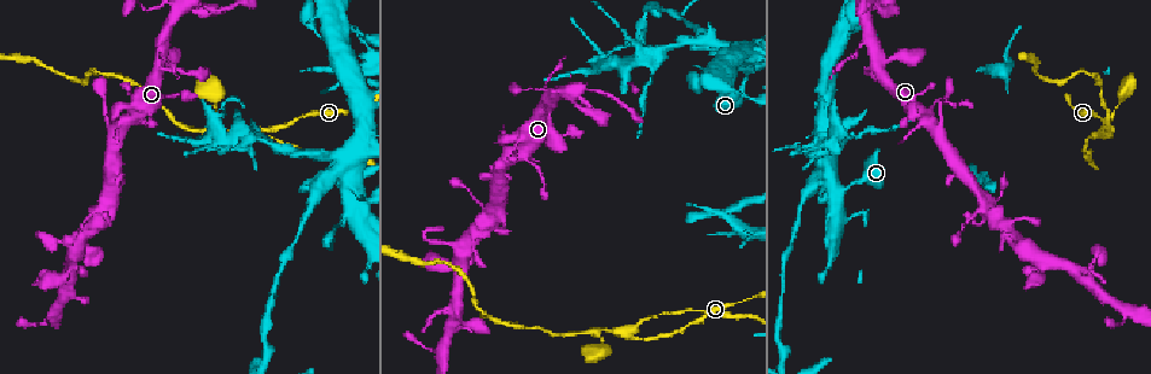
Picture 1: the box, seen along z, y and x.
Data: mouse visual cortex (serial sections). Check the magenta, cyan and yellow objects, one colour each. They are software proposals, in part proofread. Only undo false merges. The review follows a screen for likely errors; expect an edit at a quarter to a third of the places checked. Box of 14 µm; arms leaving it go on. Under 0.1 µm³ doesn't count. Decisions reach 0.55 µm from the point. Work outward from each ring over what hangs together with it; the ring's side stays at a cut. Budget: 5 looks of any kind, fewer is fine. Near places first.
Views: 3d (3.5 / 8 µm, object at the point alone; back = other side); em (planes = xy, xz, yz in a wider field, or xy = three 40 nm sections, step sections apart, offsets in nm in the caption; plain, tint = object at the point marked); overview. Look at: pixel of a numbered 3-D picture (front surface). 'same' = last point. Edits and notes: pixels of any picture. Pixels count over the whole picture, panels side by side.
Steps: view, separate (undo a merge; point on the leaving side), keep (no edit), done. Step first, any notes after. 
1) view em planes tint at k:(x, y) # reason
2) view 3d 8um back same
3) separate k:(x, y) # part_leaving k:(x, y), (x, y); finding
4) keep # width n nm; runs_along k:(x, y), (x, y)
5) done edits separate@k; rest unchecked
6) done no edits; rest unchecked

view 3d 3.5um at 1:(852, 185)

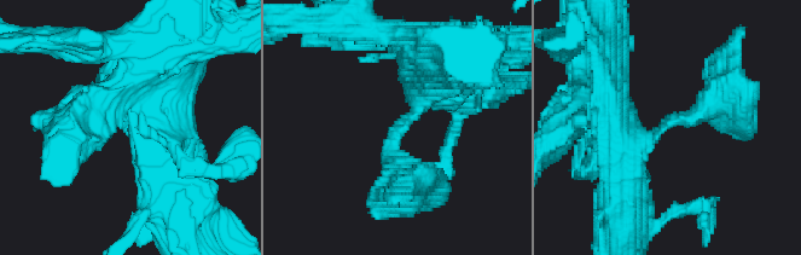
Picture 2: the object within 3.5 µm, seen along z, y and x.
view em planes tint at 2:(662, 130) # arms 3; arm_widths 400, 600, 600 nm

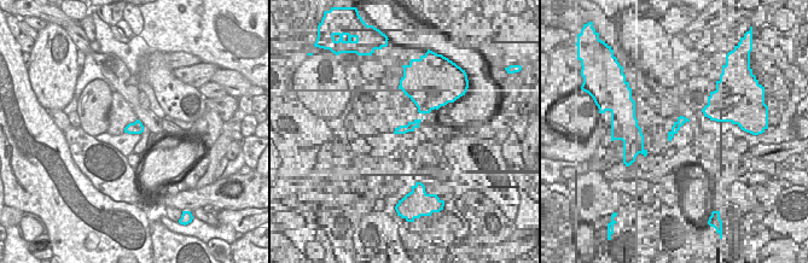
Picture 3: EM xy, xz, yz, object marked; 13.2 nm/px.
keep # runs_along 2:(402, 181), (392, 138), (429, 70); all the same cell

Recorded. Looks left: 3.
view 3d 3.5um at 1:(360, 35) # narrows sharply

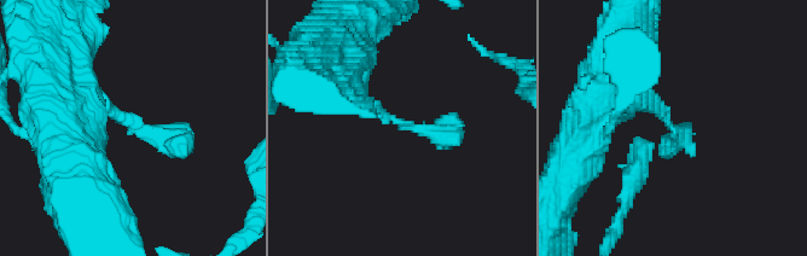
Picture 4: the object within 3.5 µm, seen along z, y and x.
view em planes tint at 4:(395, 121) # arm_widths 250, 350 nm

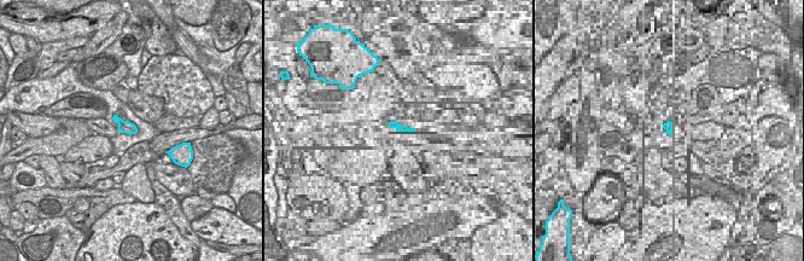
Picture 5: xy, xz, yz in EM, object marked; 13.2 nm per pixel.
view em xy step 1 tint same

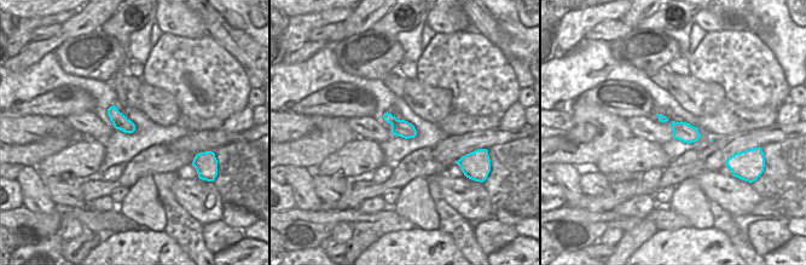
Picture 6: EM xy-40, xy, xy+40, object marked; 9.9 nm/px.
keep # runs_along 4:(71, 97), (102, 100), (183, 156); all the same cell

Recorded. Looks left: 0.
done no edits; rest unchecked

